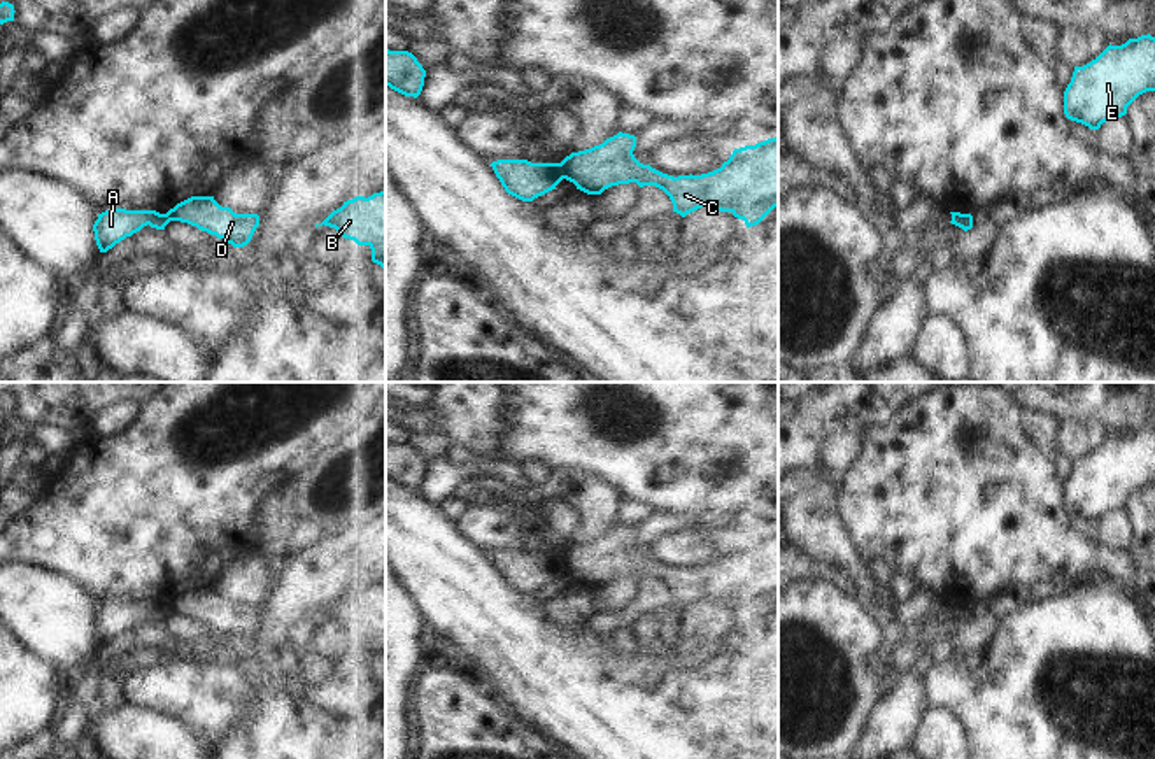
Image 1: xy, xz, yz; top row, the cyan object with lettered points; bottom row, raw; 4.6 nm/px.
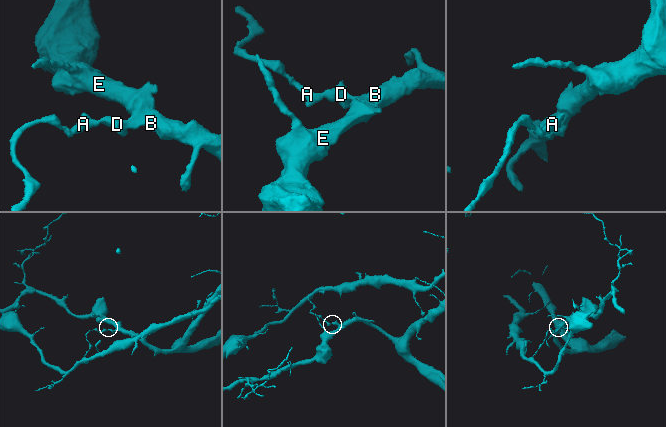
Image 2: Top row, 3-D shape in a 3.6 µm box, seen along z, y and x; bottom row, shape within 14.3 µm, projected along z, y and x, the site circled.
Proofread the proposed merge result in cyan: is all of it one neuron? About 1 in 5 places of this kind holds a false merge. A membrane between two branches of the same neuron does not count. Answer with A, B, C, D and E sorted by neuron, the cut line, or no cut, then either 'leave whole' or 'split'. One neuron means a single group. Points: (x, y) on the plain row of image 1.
A / B C D E | xz (558, 556), (565, 570) | split

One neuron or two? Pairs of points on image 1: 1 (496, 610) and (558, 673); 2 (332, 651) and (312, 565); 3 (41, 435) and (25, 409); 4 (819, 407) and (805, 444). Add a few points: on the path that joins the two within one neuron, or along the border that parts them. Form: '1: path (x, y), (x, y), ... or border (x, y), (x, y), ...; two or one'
1: path (510, 626), (542, 658); one
2: border (314, 619), (302, 633), (304, 647); two
3: border (67, 426), (32, 425), (28, 428); two
4: path (819, 416), (805, 435); one

